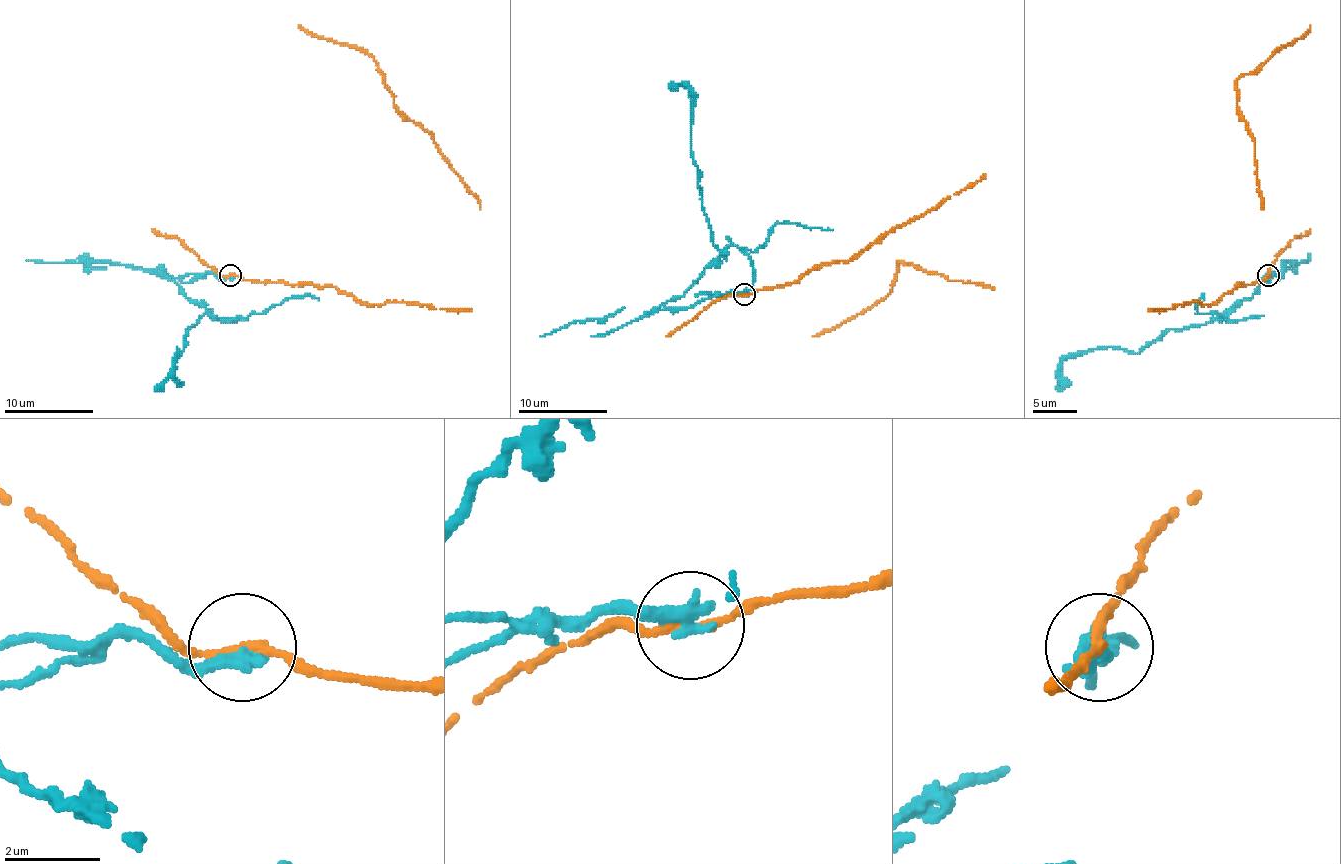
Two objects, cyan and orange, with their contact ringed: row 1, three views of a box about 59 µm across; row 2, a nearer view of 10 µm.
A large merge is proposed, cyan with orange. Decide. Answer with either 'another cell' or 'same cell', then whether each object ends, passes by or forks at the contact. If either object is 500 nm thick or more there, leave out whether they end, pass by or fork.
another cell; cyan ends; orange passes by

